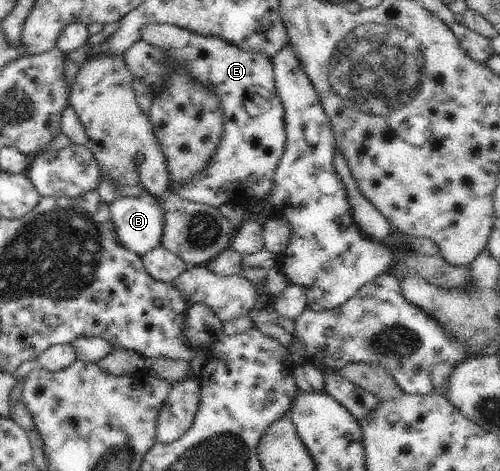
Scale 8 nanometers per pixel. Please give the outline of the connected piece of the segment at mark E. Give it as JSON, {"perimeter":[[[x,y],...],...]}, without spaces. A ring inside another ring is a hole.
{"perimeter":[[[148,23],[146,27],[142,27],[140,37],[146,43],[150,43],[152,47],[160,49],[168,57],[172,67],[184,69],[194,81],[198,81],[200,85],[208,87],[212,93],[218,95],[220,107],[224,111],[224,117],[222,117],[222,121],[224,121],[222,143],[216,149],[216,155],[212,157],[210,165],[200,175],[196,175],[192,181],[188,181],[184,185],[176,183],[168,191],[182,197],[182,199],[208,204],[217,208],[224,205],[224,203],[234,204],[240,201],[246,203],[250,199],[265,202],[274,187],[275,169],[278,167],[278,162],[282,159],[286,147],[284,107],[282,107],[282,100],[278,97],[278,91],[276,91],[273,59],[268,59],[264,55],[264,51],[260,51],[260,53],[242,51],[234,43],[228,43],[220,37],[198,35],[198,33],[180,29],[177,25],[172,24],[158,23],[154,25],[154,23]]]}

